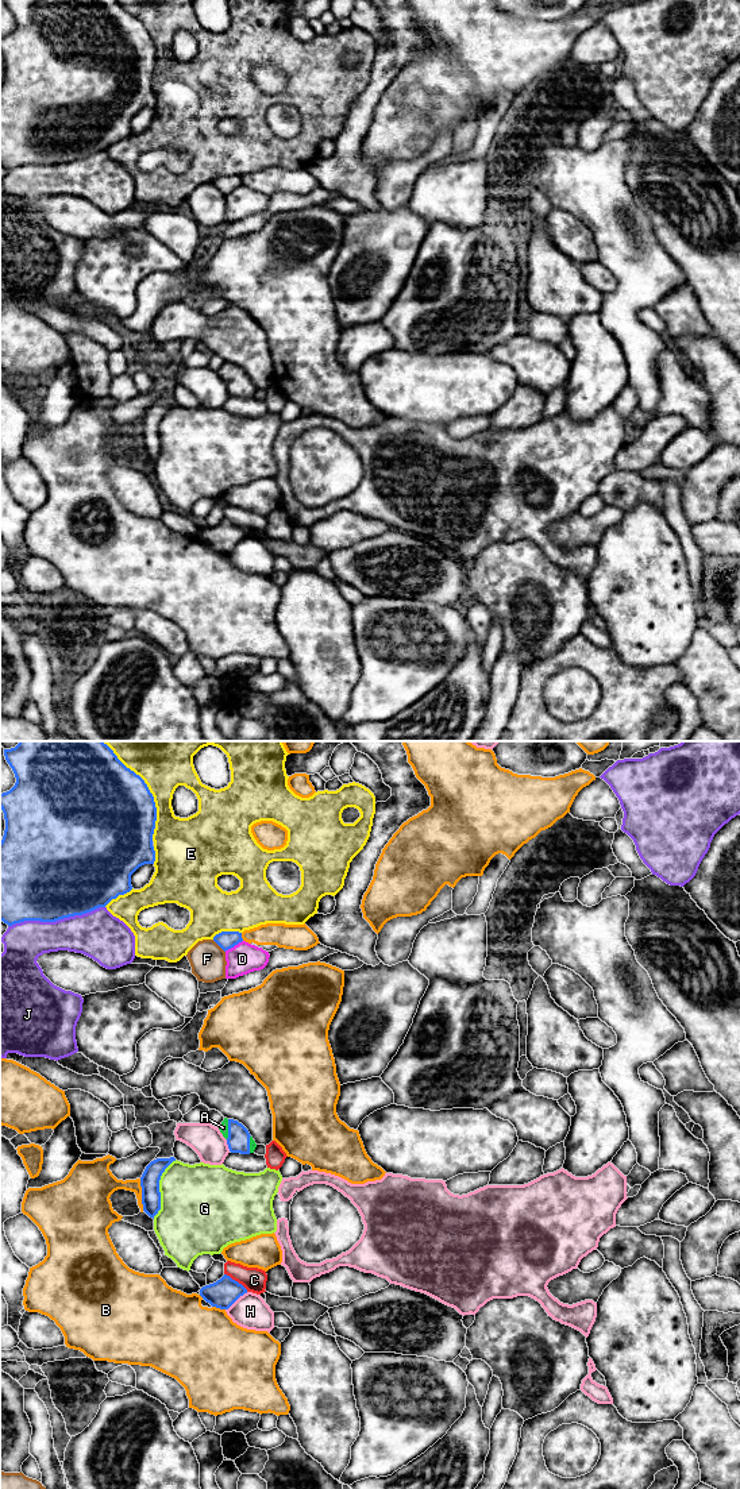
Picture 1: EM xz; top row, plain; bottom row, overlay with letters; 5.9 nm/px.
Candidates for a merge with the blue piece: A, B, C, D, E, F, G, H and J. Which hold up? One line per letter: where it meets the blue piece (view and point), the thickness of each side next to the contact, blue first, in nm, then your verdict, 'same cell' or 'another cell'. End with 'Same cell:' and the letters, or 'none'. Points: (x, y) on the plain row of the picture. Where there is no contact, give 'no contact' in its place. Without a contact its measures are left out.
A: xz (228, 373) | 140/60 nm | same cell
B: xz (142, 439) | 110/170 nm | another cell
C: xz (236, 525) | 170/140 nm | another cell
D: xz (232, 191) | 110/180 nm | another cell
E: xz (153, 41) | 500/220 nm | another cell
F: xz (219, 189) | 110/220 nm | another cell
G: xz (158, 432) | 110/440 nm | another cell
H: xz (236, 543) | 170/200 nm | another cell
J: xz (56, 164) | 500/280 nm | another cell
Same cell: A

